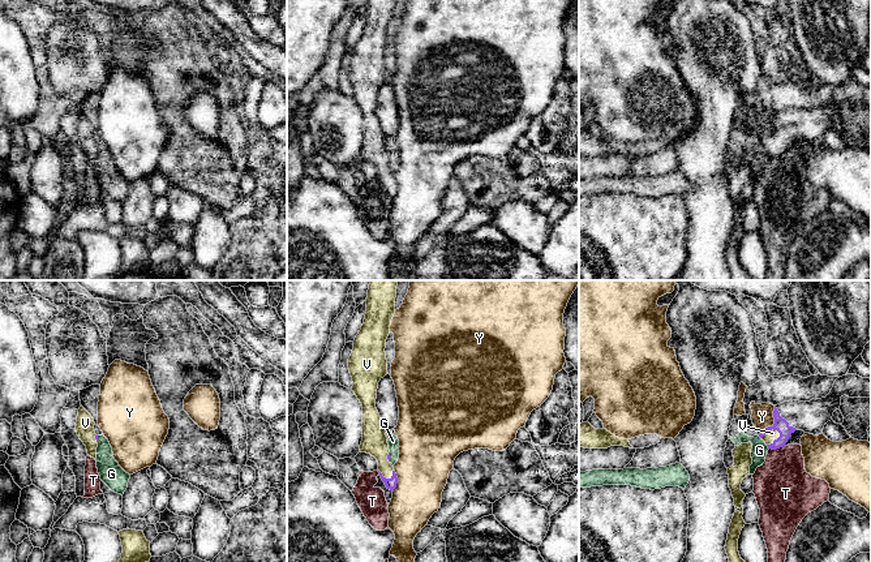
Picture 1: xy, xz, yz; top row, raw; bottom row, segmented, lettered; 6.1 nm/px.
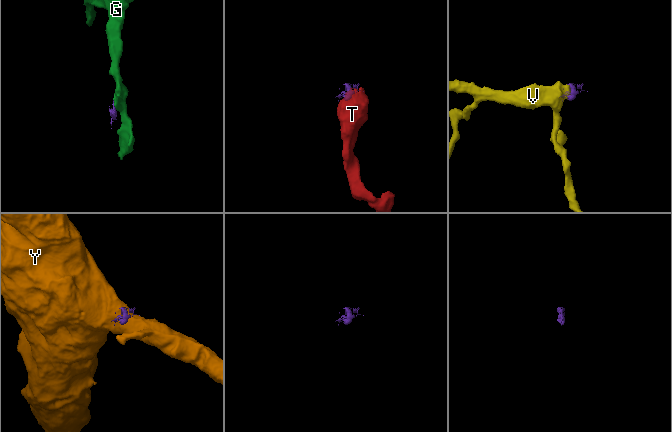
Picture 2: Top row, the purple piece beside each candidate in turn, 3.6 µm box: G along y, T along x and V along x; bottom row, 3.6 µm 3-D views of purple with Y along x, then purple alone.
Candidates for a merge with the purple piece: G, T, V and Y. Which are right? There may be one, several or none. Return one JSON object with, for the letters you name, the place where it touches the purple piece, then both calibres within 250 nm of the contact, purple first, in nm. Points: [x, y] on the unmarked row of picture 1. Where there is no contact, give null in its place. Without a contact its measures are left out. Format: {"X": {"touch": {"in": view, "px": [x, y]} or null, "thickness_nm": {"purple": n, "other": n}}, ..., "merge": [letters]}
{"V": {"touch": {"in": "yz", "px": [780, 144]}, "thickness_nm": {"purple": 90, "other": 70}}, "merge": ["V"]}

